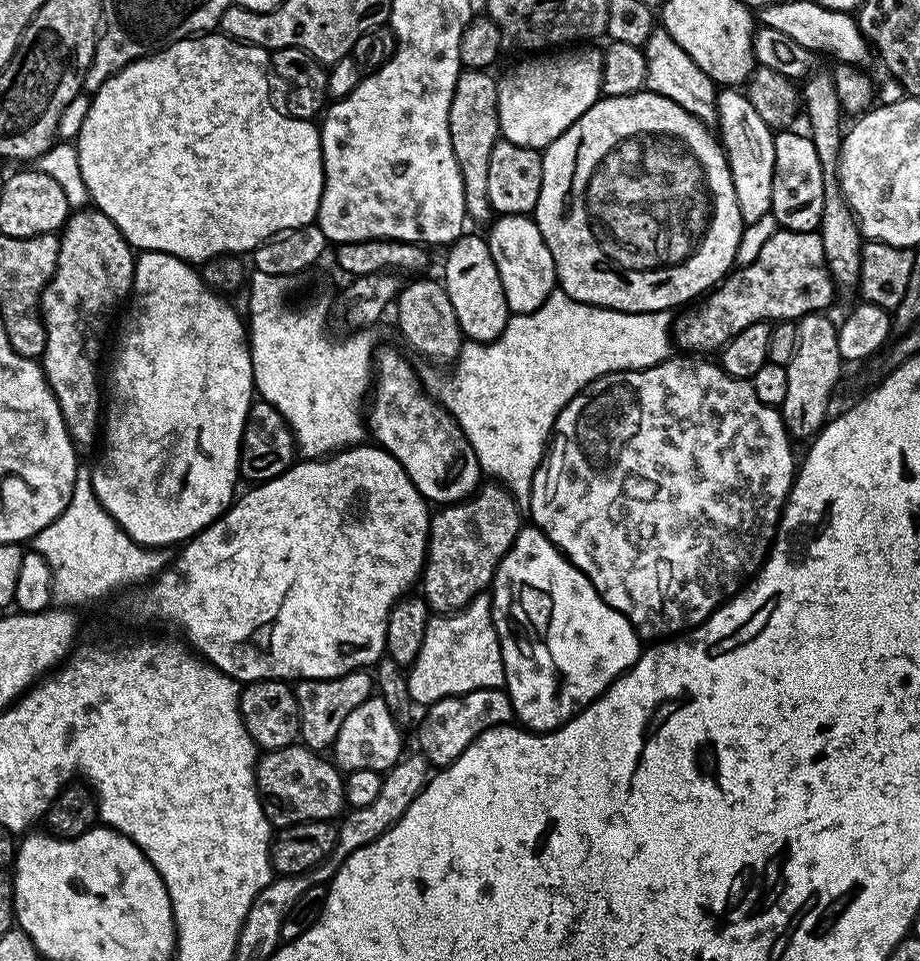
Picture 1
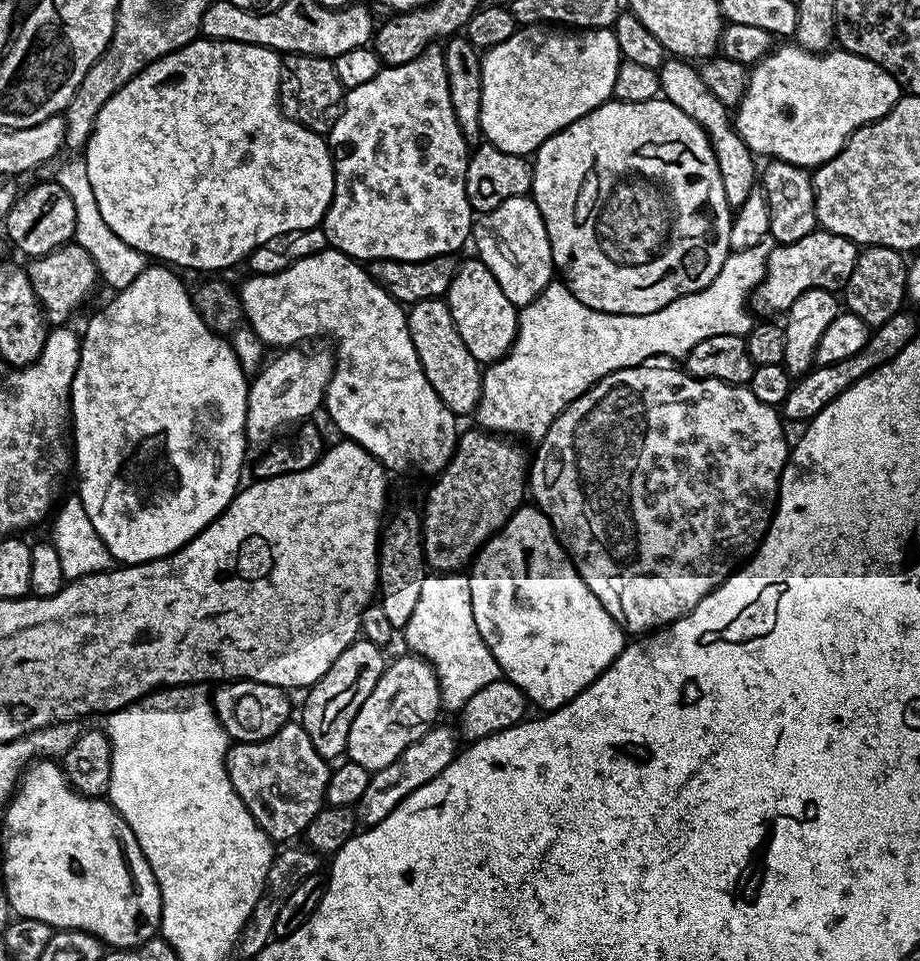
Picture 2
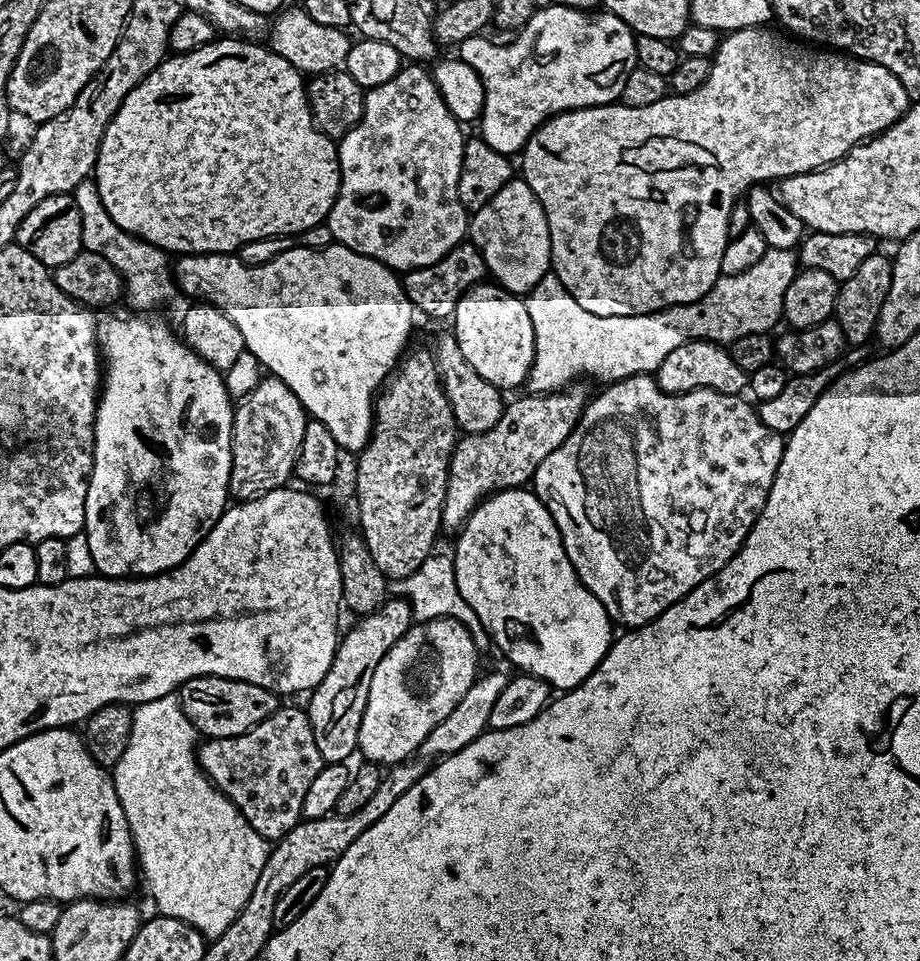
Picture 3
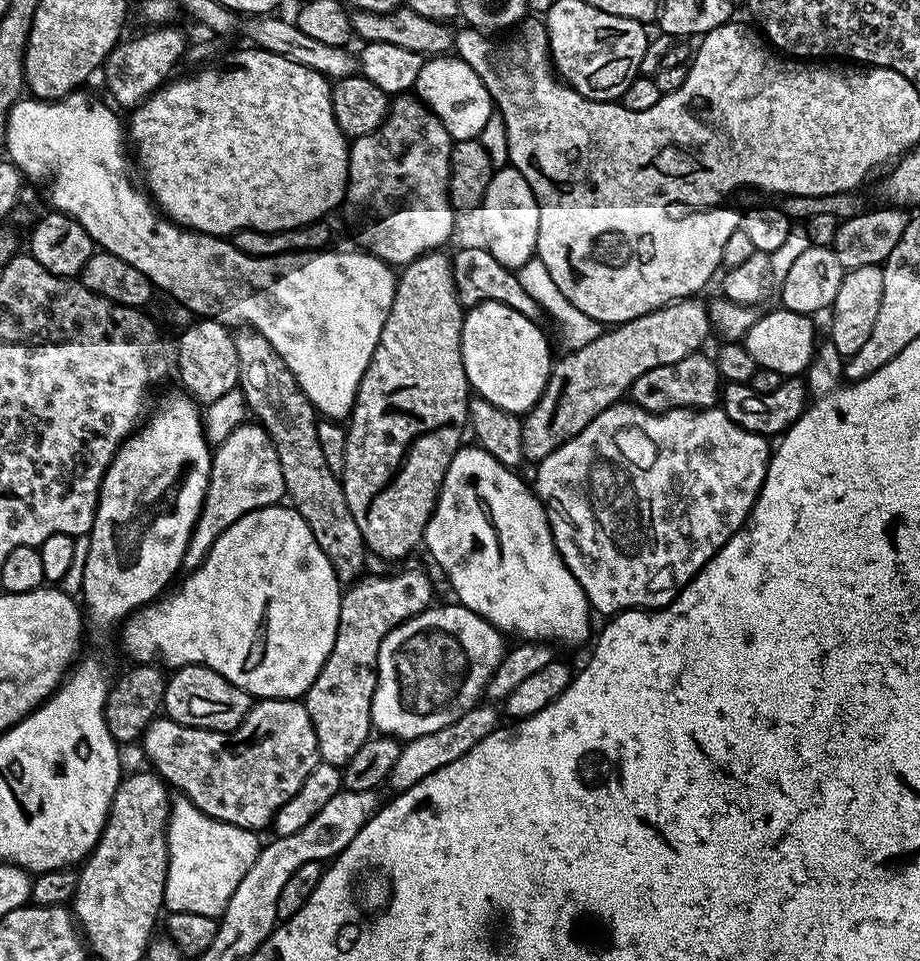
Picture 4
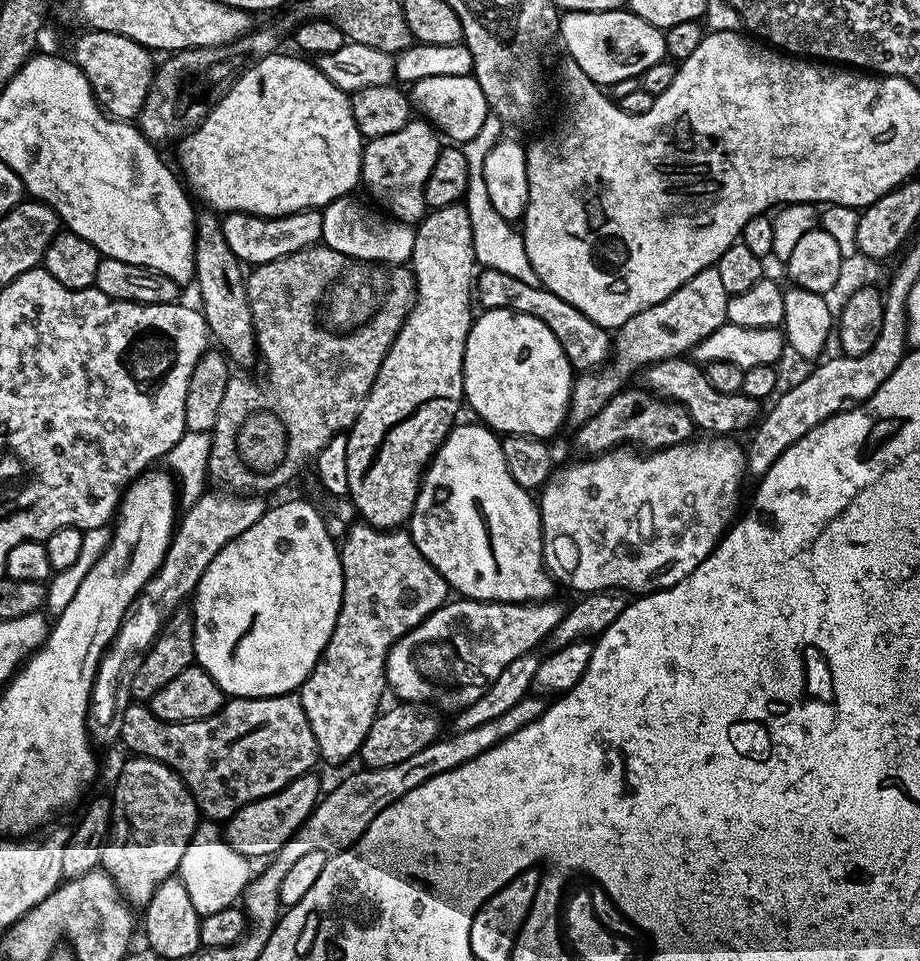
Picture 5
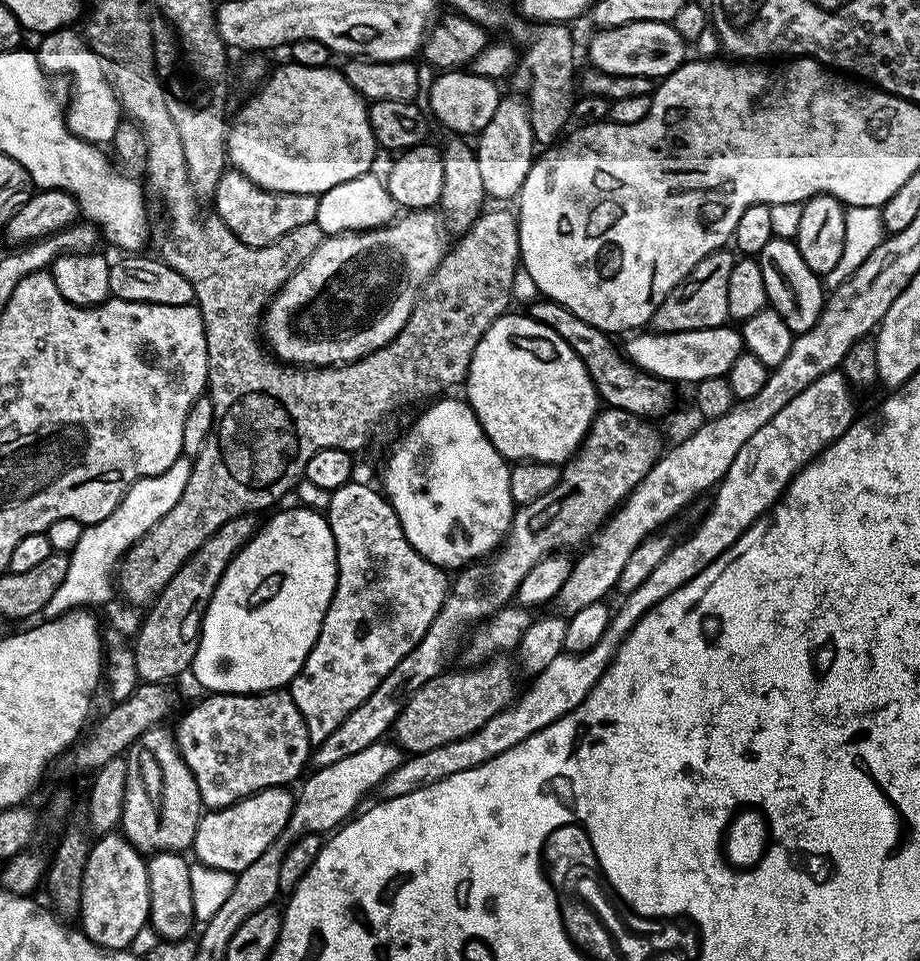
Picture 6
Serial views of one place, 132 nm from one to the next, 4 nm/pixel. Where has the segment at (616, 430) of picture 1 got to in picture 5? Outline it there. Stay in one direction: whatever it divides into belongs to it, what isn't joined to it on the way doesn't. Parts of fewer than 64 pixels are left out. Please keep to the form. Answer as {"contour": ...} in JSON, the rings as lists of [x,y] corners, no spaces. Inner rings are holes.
{"contour":[[[712,434],[707,438],[693,438],[687,444],[675,444],[669,448],[655,450],[609,450],[584,458],[581,464],[569,468],[557,467],[544,483],[538,496],[540,527],[544,529],[544,566],[552,575],[553,581],[572,584],[576,594],[623,590],[631,594],[658,592],[661,588],[673,588],[682,578],[689,576],[711,552],[716,549],[730,525],[737,519],[736,507],[740,504],[740,491],[744,488],[744,476],[748,472],[748,458],[743,447],[735,444],[735,439],[724,434]]]}

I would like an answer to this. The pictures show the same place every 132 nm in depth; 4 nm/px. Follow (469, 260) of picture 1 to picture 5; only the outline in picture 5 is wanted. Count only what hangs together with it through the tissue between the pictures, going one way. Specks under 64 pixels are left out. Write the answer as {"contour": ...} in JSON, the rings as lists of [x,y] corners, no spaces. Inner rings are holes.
{"contour":[[[490,308],[481,311],[479,315],[473,319],[472,329],[466,338],[466,346],[464,347],[464,399],[467,407],[472,407],[473,410],[481,416],[477,417],[479,417],[487,427],[491,428],[493,432],[503,434],[504,436],[530,436],[533,438],[549,438],[548,436],[554,435],[560,427],[565,427],[568,403],[572,397],[573,379],[574,369],[572,363],[566,358],[566,354],[562,350],[558,338],[554,338],[554,334],[551,330],[538,318],[534,318],[530,314],[512,312],[509,308]]]}

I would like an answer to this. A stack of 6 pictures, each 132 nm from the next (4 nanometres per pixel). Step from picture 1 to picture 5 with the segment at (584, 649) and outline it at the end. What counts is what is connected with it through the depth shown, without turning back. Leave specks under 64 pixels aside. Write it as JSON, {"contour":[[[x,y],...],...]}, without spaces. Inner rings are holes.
{"contour":[[[457,423],[449,432],[448,437],[442,442],[442,446],[432,457],[432,463],[428,465],[420,482],[420,493],[416,499],[416,505],[412,511],[410,521],[410,535],[414,546],[442,574],[442,578],[448,584],[453,593],[470,600],[483,600],[494,604],[527,604],[547,600],[553,595],[554,581],[548,569],[544,566],[544,529],[540,527],[540,510],[533,493],[529,489],[518,486],[514,478],[510,478],[510,470],[506,470],[506,458],[502,454],[500,445],[501,437],[483,423],[476,424]]]}

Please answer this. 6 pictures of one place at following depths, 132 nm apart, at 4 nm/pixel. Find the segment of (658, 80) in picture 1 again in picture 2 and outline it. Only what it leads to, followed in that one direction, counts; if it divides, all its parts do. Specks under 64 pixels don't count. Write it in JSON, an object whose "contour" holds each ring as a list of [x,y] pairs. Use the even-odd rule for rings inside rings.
{"contour":[[[668,58],[660,65],[660,90],[663,99],[669,100],[682,114],[694,118],[698,126],[708,135],[712,142],[714,158],[718,162],[718,174],[722,174],[722,190],[726,194],[726,202],[729,208],[737,210],[742,206],[752,191],[758,188],[758,164],[757,157],[748,148],[734,127],[730,110],[702,82],[699,71],[689,61],[683,58]]]}

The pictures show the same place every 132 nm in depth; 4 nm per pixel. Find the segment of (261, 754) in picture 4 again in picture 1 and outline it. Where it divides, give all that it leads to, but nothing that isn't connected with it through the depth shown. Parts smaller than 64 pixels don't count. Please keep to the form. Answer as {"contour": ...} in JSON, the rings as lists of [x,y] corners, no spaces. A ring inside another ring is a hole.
{"contour":[[[297,742],[285,748],[265,751],[257,759],[256,792],[260,795],[262,810],[273,829],[305,824],[307,820],[332,822],[345,811],[344,776],[341,769],[331,759],[323,760],[320,756],[323,755],[319,751]]]}

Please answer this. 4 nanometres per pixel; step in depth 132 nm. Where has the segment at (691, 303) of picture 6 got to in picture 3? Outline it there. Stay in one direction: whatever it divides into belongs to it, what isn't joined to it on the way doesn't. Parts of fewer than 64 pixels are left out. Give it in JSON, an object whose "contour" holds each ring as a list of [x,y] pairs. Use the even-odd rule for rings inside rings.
{"contour":[[[569,386],[559,392],[546,392],[543,394],[524,394],[524,397],[512,402],[509,401],[498,420],[497,425],[490,430],[482,431],[481,434],[465,433],[457,439],[455,450],[452,452],[450,470],[448,471],[446,496],[443,498],[441,529],[451,534],[459,533],[464,527],[469,515],[476,509],[477,505],[487,499],[495,492],[503,492],[510,488],[525,487],[535,476],[538,466],[546,462],[546,458],[574,430],[574,426],[580,420],[580,415],[584,412],[584,405],[588,403],[589,393],[584,393],[580,386]]]}

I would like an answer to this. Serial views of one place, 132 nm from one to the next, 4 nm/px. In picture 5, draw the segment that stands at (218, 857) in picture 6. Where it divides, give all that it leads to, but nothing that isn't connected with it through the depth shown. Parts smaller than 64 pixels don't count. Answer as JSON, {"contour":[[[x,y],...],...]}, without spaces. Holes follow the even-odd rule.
{"contour":[[[315,771],[307,772],[305,776],[294,778],[294,782],[290,782],[282,790],[278,790],[266,798],[258,798],[239,808],[226,821],[228,844],[234,846],[234,850],[238,854],[249,858],[275,856],[277,850],[306,823],[309,814],[319,804],[322,787],[320,788],[320,780],[316,775]]]}

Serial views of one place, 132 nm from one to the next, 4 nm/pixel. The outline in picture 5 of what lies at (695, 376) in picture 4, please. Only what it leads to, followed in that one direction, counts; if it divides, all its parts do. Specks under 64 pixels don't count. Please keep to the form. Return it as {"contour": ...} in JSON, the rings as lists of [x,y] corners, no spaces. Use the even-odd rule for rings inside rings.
{"contour":[[[625,387],[617,396],[610,398],[602,410],[594,418],[587,420],[585,424],[575,429],[576,444],[584,451],[584,454],[599,454],[609,450],[619,449],[621,446],[639,446],[644,450],[655,450],[657,448],[669,448],[675,444],[687,444],[694,436],[694,425],[688,409],[674,400],[666,400],[663,396],[649,392],[643,387]]]}

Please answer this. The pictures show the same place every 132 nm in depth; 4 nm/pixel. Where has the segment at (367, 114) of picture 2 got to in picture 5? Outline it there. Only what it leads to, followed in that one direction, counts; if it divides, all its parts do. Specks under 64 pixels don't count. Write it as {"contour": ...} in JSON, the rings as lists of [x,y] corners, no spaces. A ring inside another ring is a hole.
{"contour":[[[413,118],[408,121],[406,126],[402,126],[402,130],[397,130],[395,134],[386,134],[385,136],[379,136],[378,138],[374,138],[373,140],[368,140],[367,143],[364,144],[364,153],[360,156],[360,178],[363,184],[363,187],[368,187],[368,192],[373,196],[374,199],[377,200],[378,203],[381,204],[383,211],[387,213],[389,217],[392,217],[395,220],[399,220],[400,222],[408,225],[415,225],[417,222],[424,219],[426,215],[426,205],[424,203],[424,187],[426,186],[426,182],[430,178],[430,170],[434,170],[434,162],[438,162],[438,154],[440,153],[442,147],[442,136],[439,131],[427,119],[424,118]]]}

